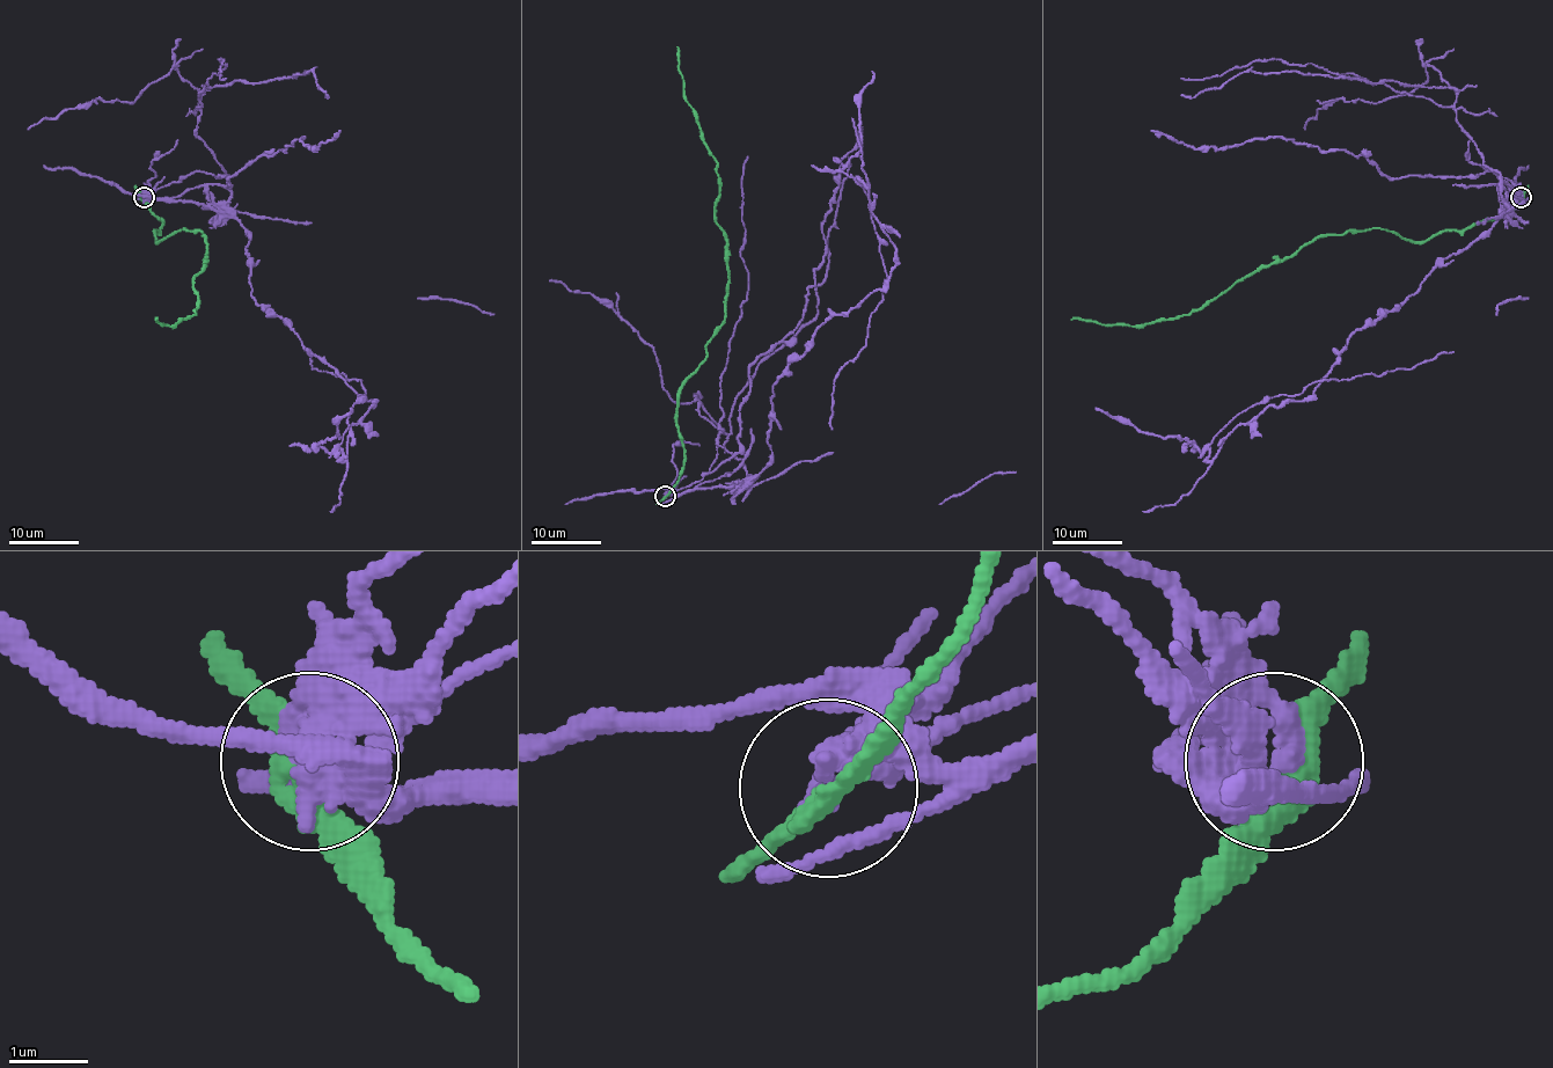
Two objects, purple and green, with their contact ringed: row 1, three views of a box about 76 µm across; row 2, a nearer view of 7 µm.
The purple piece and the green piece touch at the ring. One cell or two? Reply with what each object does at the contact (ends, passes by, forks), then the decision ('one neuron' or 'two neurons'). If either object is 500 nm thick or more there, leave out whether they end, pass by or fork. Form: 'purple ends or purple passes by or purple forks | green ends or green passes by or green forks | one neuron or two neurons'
purple passes by | green passes by | two neurons

